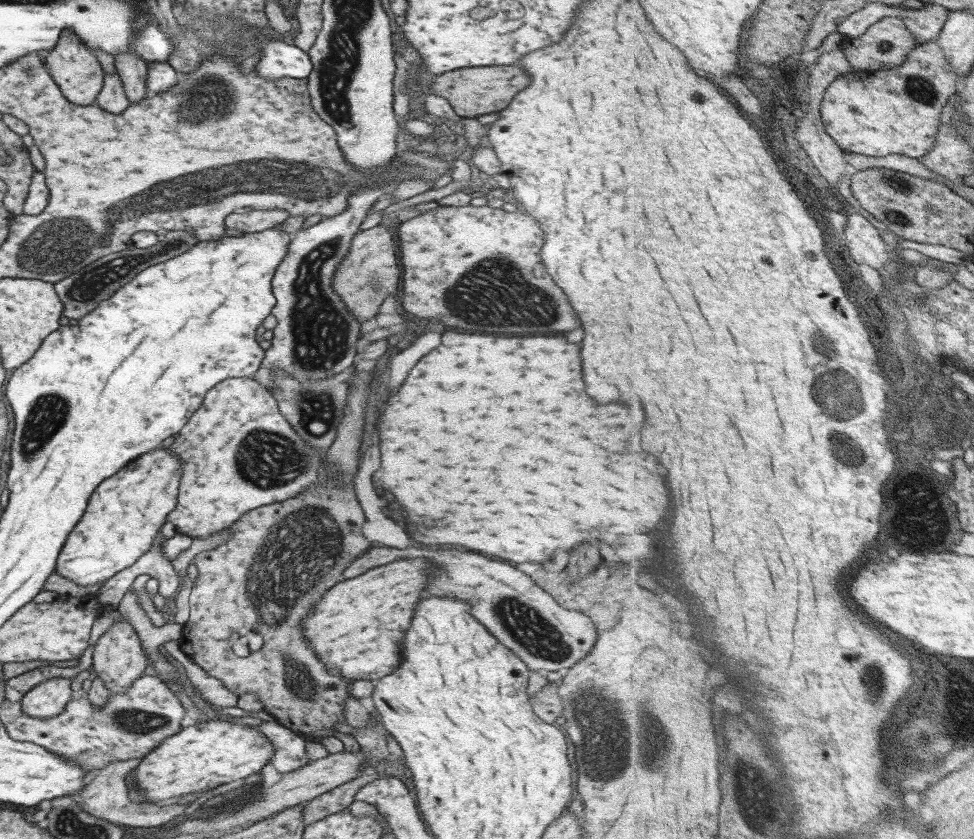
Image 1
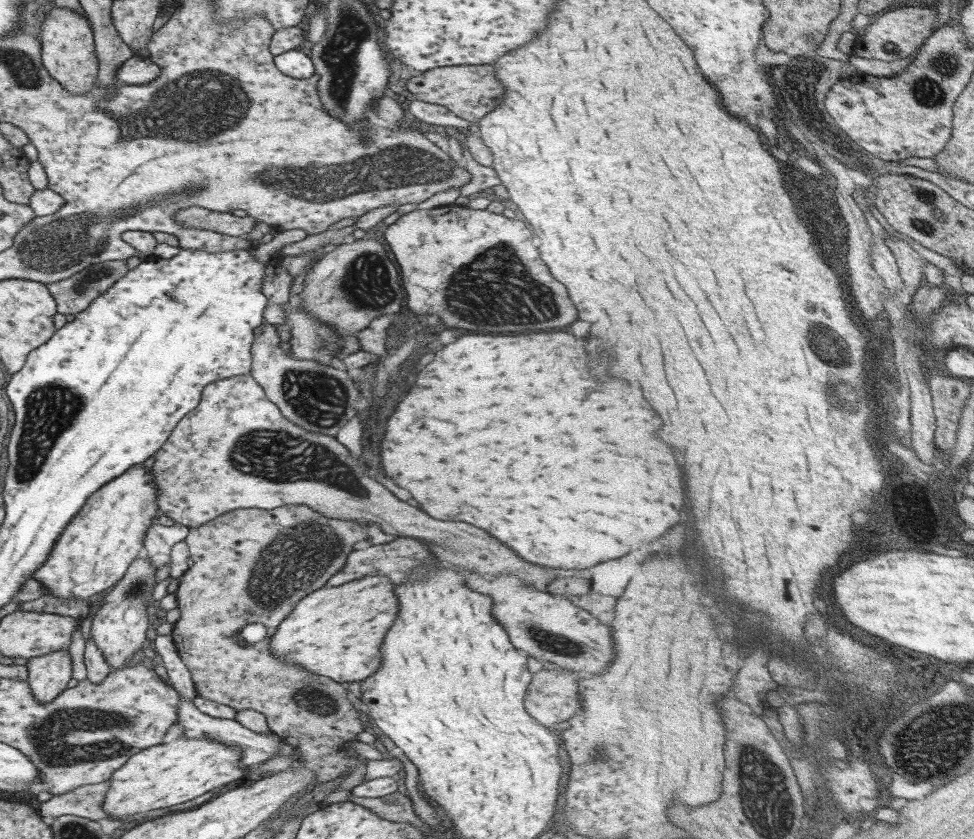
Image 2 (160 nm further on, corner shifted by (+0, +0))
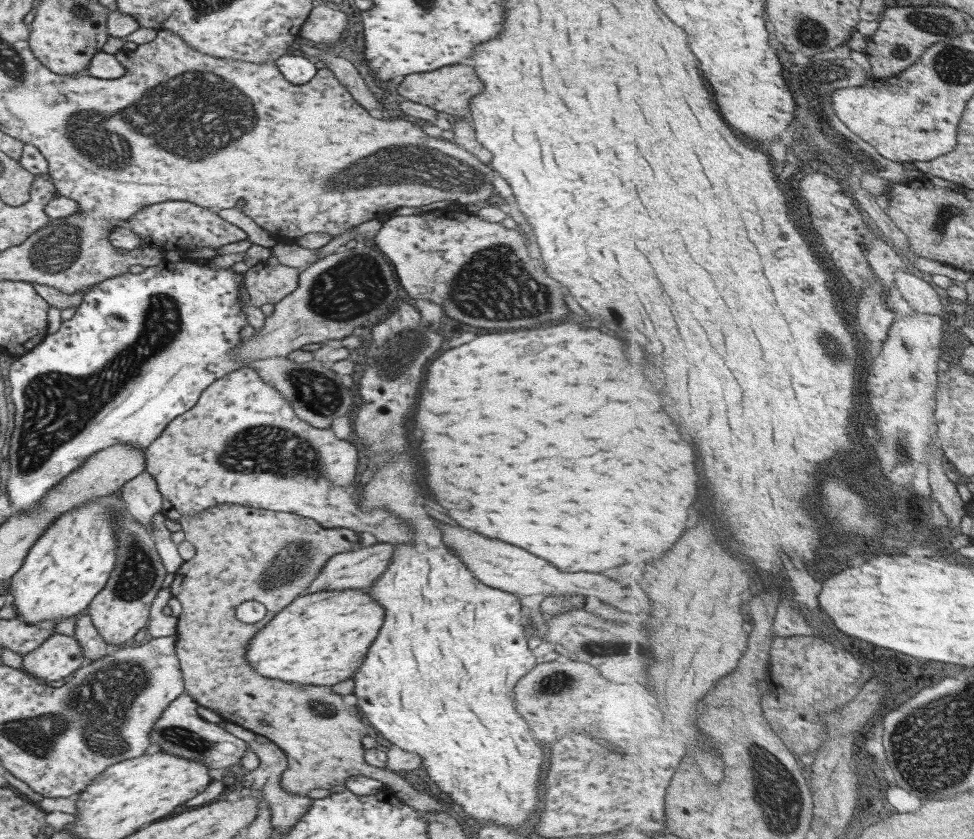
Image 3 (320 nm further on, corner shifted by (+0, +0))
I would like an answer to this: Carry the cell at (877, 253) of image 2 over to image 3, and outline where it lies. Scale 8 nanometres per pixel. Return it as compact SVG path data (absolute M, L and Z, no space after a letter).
M898 269L894 284L918 312L927 312L945 319L948 317L948 306L941 304L941 296L937 294L937 290L918 273L906 273Z

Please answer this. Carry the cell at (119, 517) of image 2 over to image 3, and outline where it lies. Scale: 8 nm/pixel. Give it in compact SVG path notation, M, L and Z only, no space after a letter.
M109 492L107 496L96 498L60 514L32 544L19 570L7 580L7 597L13 604L16 618L25 624L37 624L44 620L58 620L73 616L87 608L96 592L105 586L115 564L114 516L117 513L126 512L122 500L111 497L112 493L114 492Z

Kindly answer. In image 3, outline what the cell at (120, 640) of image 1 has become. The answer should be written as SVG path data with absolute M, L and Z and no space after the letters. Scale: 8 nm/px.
M127 512L114 516L114 537L116 549L115 564L105 586L88 604L88 616L93 628L105 644L122 647L132 642L132 638L146 626L152 600L161 589L161 581L166 572L154 549L150 532Z

